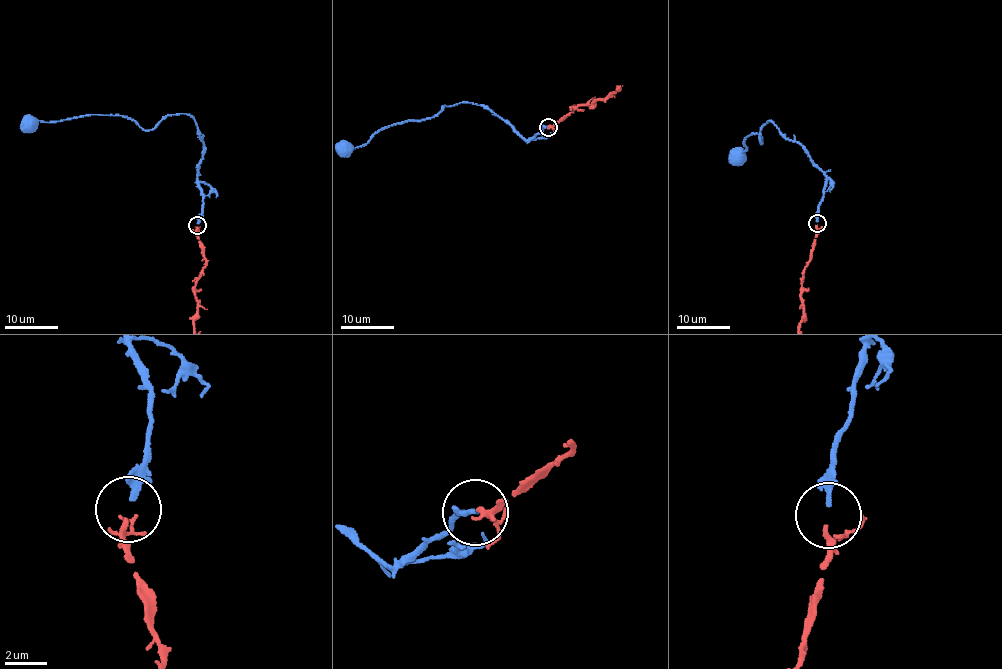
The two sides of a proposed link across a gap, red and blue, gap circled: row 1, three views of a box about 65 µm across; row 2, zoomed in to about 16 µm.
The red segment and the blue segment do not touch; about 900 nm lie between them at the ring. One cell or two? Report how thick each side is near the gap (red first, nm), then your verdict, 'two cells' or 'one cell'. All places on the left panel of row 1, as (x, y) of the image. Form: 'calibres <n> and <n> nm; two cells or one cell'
calibres 140 and 240 nm; one cell

